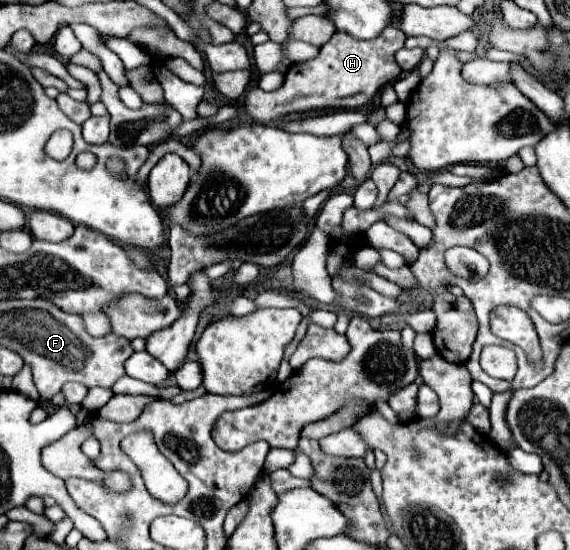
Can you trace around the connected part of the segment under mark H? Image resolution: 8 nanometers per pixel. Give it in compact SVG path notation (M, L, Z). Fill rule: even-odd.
M388 26L374 40L352 40L346 32L336 32L330 42L326 42L318 56L308 62L292 64L284 76L284 84L274 92L264 92L262 88L252 88L244 100L244 112L252 122L270 124L294 112L310 112L324 108L356 108L368 104L376 92L388 82L396 80L402 70L394 60L396 50L406 42L406 34L394 26Z

